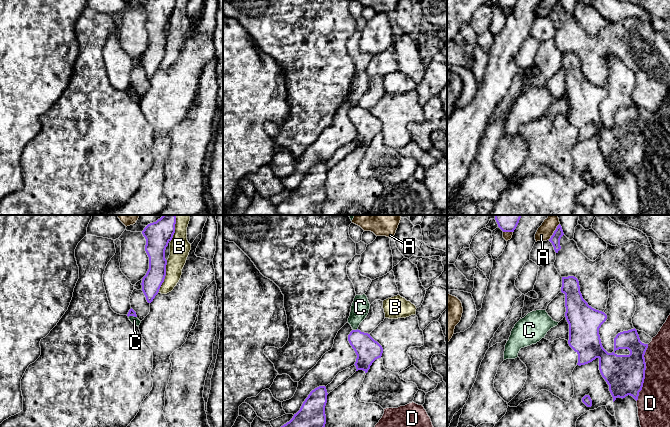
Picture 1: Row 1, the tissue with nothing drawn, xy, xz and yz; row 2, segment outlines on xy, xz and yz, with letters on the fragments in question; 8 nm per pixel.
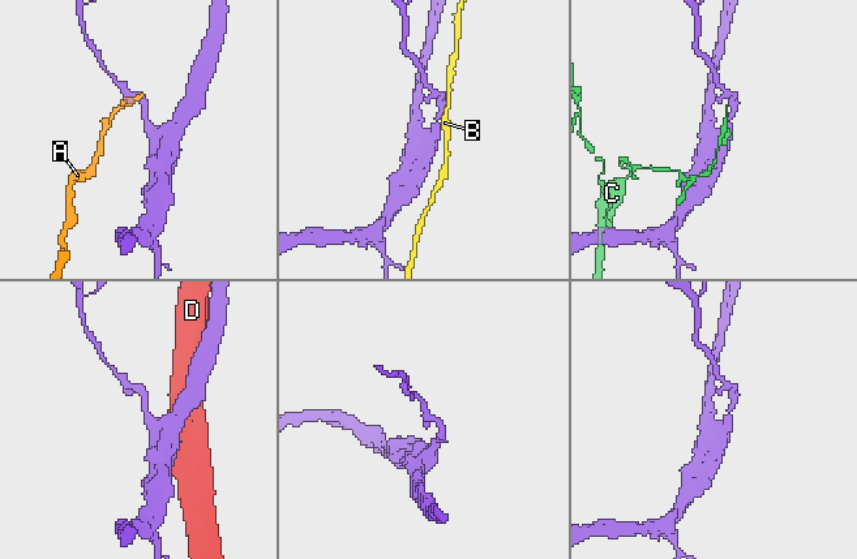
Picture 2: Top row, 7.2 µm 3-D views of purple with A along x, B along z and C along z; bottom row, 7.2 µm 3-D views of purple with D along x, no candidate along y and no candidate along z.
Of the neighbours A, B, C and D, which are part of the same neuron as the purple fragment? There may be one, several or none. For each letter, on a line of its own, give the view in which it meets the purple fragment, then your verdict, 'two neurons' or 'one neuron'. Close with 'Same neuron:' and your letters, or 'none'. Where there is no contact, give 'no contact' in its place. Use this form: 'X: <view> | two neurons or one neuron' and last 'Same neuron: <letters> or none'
A: yz | two neurons
B: xy | two neurons
C: xz | two neurons
D: yz | two neurons
Same neuron: none

